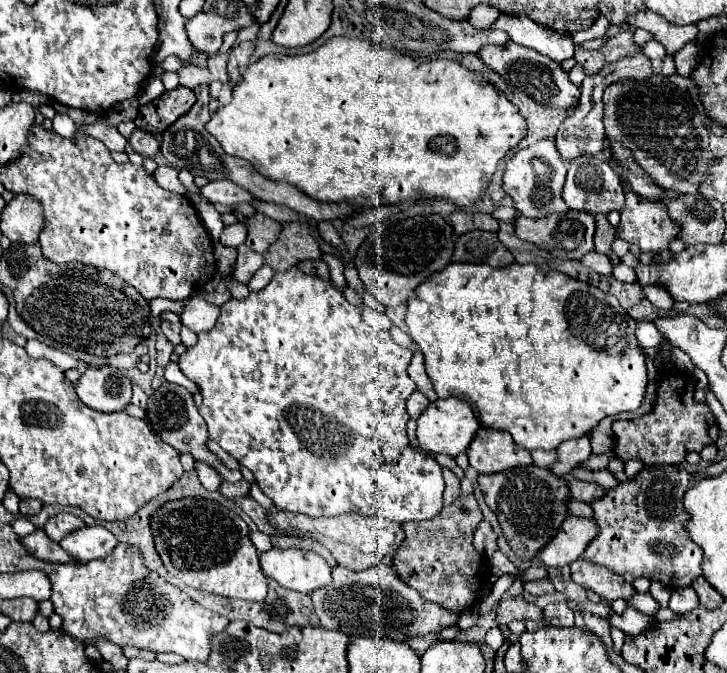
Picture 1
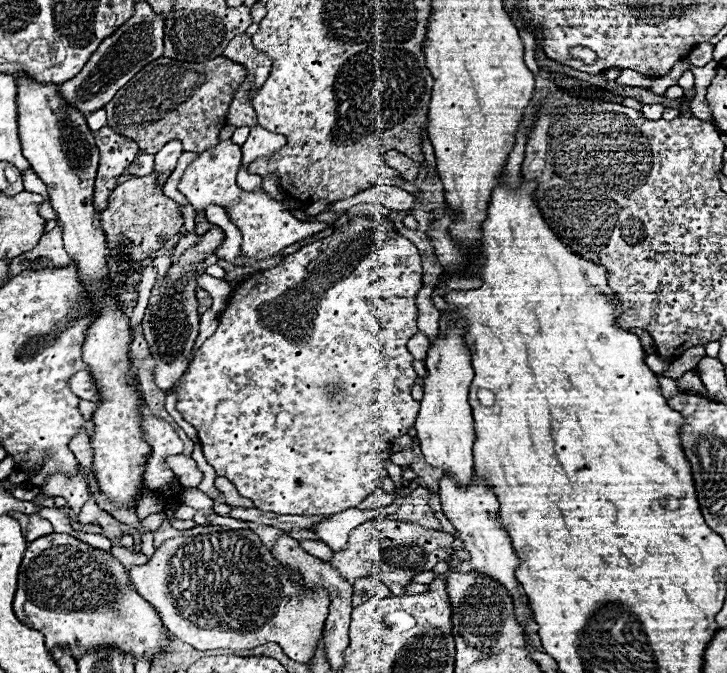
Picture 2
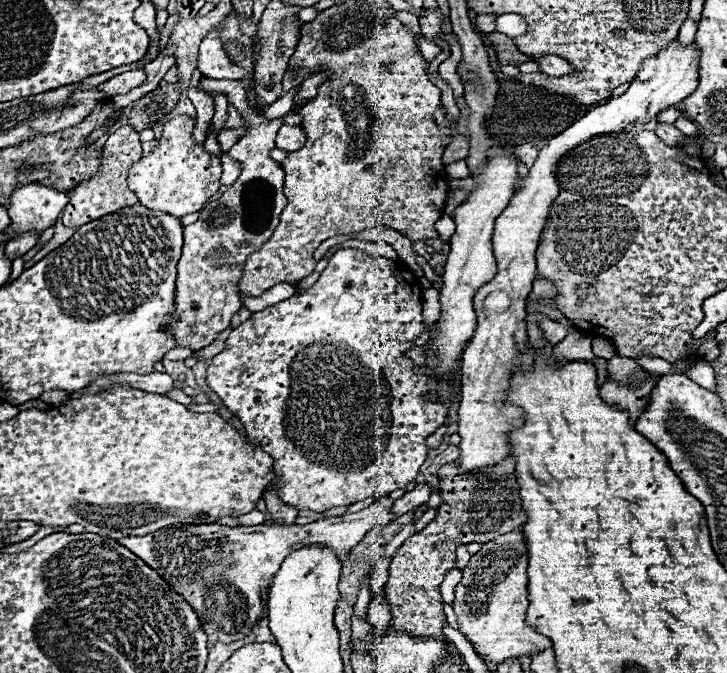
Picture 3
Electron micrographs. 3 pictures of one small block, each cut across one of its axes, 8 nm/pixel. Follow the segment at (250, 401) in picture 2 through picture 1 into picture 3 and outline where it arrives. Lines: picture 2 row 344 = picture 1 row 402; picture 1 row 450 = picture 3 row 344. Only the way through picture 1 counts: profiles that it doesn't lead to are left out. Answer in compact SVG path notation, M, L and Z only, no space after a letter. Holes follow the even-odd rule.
M346 248L334 254L330 264L322 270L318 282L306 292L306 294L294 294L286 302L278 302L272 306L266 306L262 312L252 314L244 324L232 330L232 334L226 340L226 350L214 356L210 368L208 368L208 378L206 384L222 398L222 402L228 406L228 410L244 424L246 434L250 442L258 442L264 452L268 452L274 458L274 470L276 478L274 482L282 482L278 496L286 504L294 506L296 510L314 510L314 512L326 512L330 508L338 506L350 506L356 502L362 502L366 498L378 498L386 496L392 490L406 488L406 484L414 482L420 466L426 460L428 446L426 438L440 428L446 422L448 416L448 406L442 404L438 398L438 382L430 376L416 376L414 374L414 362L406 356L410 348L414 348L414 338L424 332L424 322L422 322L422 294L416 276L404 268L400 262L392 262L380 256L368 256L360 250Z

